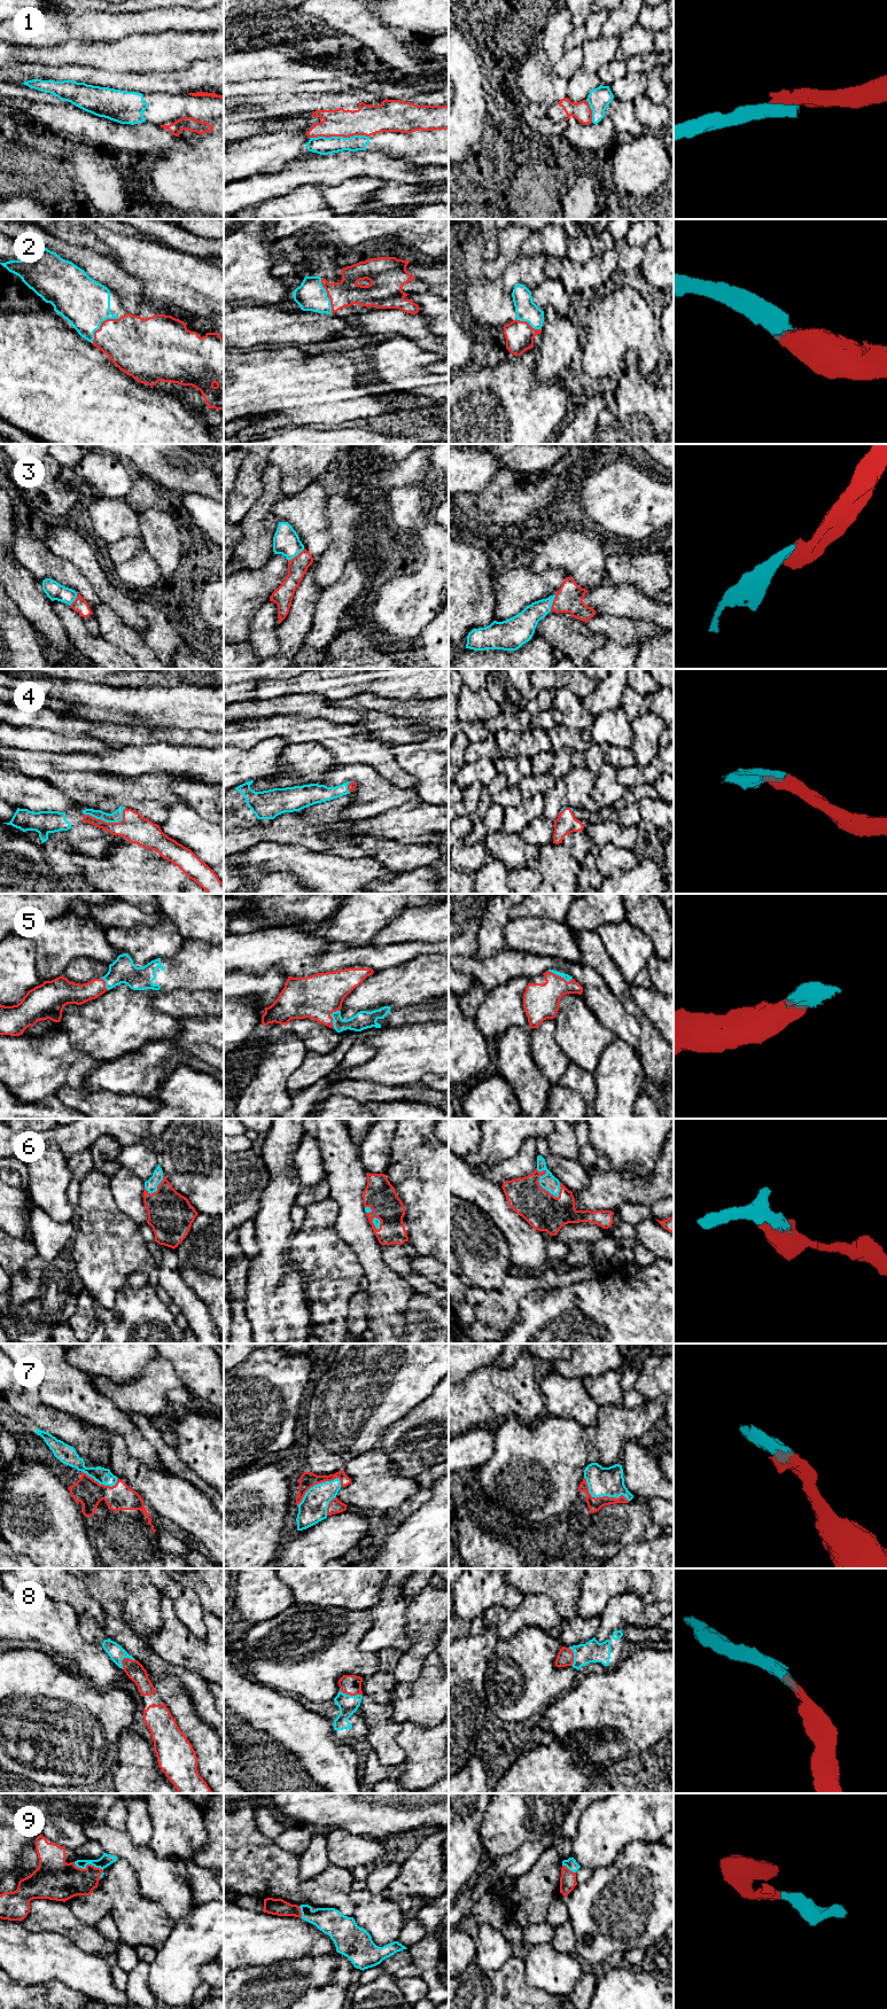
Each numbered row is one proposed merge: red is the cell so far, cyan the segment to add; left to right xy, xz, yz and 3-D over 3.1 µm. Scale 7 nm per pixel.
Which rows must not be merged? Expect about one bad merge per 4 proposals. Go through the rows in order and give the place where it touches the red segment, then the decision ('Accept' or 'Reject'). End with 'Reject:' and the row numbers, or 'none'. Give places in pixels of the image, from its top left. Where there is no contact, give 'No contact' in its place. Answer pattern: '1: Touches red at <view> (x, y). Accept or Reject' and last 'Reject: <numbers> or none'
1: Touches red at xz (339, 135). Reject
2: Touches red at xy (101, 324). Accept
3: Touches red at yz (553, 602). Accept
4: Touches red at xy (108, 823). Accept
5: Touches red at xz (331, 1017). Accept
6: Touches red at yz (538, 1182). Accept
7: Touches red at yz (601, 1497). Accept
8: Touches red at xz (350, 1695). Accept
9: Touches red at xy (91, 1865). Accept
Reject: 1

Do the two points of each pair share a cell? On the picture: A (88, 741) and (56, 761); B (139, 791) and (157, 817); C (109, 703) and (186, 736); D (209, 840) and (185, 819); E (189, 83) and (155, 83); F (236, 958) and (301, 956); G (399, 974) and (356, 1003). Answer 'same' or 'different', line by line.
A: different
B: same
C: different
D: same
E: same
F: same
G: same

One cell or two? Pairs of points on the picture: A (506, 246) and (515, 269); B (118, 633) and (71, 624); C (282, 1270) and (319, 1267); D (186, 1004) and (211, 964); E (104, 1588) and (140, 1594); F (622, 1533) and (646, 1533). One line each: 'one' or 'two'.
A: two
B: two
C: two
D: two
E: one
F: one

